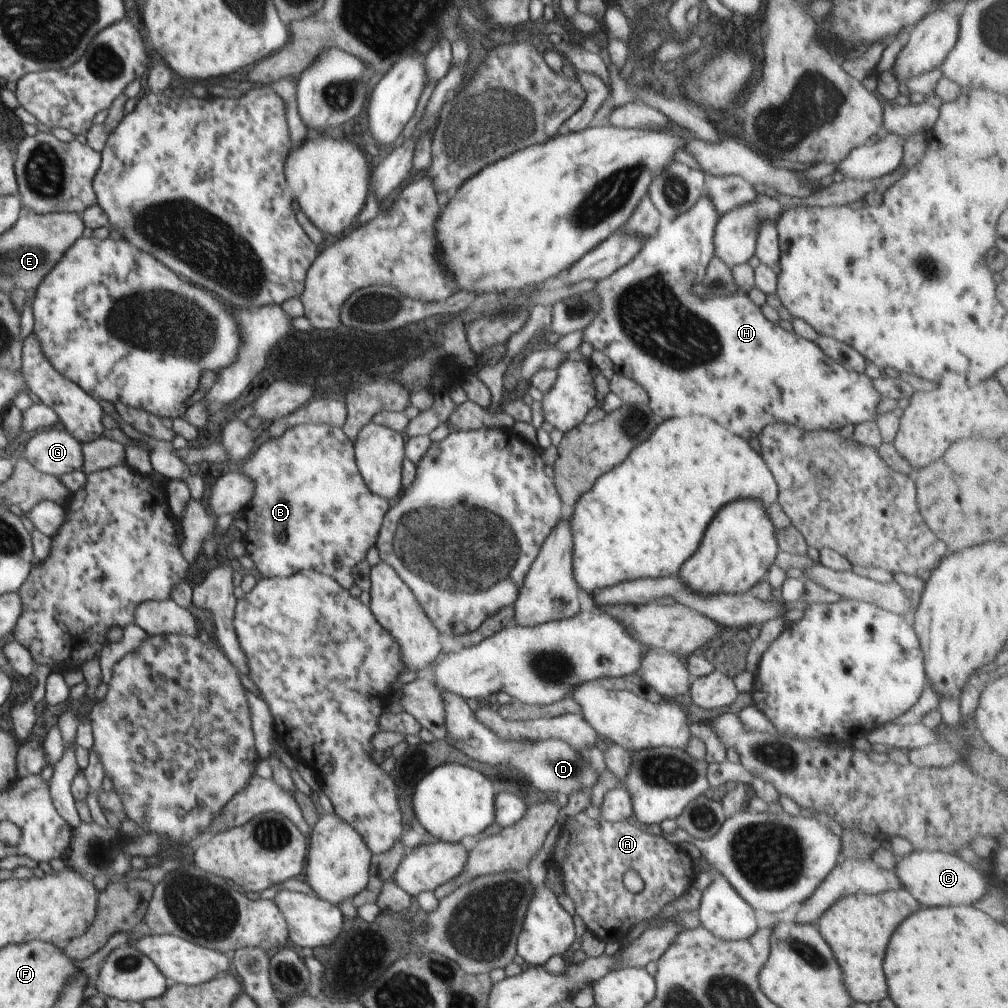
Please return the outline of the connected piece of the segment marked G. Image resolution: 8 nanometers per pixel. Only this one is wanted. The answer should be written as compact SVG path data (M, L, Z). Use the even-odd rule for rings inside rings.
M44 429L26 442L26 460L44 474L60 477L84 470L82 444L68 430Z

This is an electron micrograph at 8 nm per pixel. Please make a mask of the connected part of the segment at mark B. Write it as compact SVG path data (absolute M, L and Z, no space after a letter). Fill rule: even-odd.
M300 424L279 438L261 438L250 460L239 470L254 482L254 496L242 510L248 531L242 542L254 568L263 577L287 577L311 569L336 580L349 590L355 584L352 570L366 560L377 539L390 504L372 493L362 479L354 444L340 427L326 424Z

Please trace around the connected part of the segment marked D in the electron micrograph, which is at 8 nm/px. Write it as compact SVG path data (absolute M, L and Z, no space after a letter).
M444 692L443 714L446 714L446 741L458 752L466 755L472 762L482 762L500 768L514 768L522 774L529 784L541 792L561 792L570 796L582 788L593 789L600 780L600 774L592 767L587 753L576 752L562 740L500 740L490 728L476 720L475 712L468 706L467 700Z

